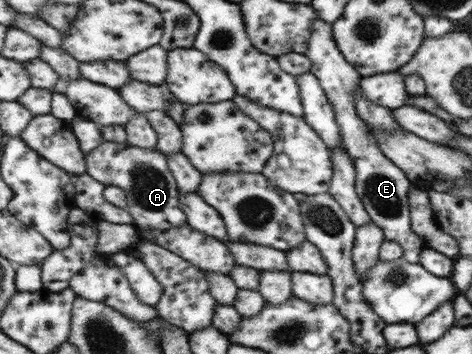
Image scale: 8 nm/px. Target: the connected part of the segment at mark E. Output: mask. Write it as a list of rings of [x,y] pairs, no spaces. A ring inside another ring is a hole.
[[[315,17],[310,26],[308,47],[304,54],[310,60],[310,73],[319,79],[327,100],[333,107],[335,120],[341,131],[344,149],[353,161],[356,170],[355,190],[370,219],[381,227],[385,240],[398,242],[403,249],[402,257],[413,264],[419,262],[420,252],[426,242],[413,232],[410,223],[408,194],[412,182],[385,153],[380,151],[376,138],[370,133],[364,120],[355,110],[355,91],[360,87],[362,76],[345,60],[332,35],[332,24]]]

